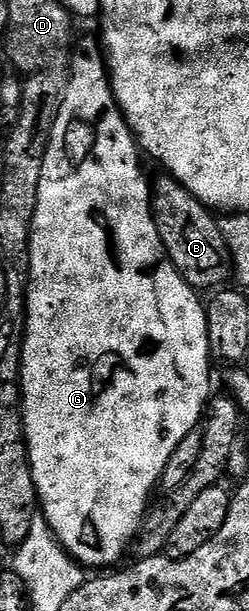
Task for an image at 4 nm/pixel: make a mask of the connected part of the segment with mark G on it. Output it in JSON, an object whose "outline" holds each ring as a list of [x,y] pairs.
{"outline":[[[98,44],[83,45],[80,49],[78,46],[71,55],[71,78],[67,80],[67,86],[63,92],[63,98],[51,128],[51,138],[45,151],[45,163],[41,167],[41,183],[37,191],[37,211],[33,215],[33,223],[31,224],[31,270],[27,273],[27,334],[23,337],[23,365],[19,368],[19,379],[21,382],[21,404],[23,406],[23,436],[27,439],[27,462],[31,464],[33,483],[39,496],[38,508],[41,510],[43,518],[49,523],[53,535],[63,544],[63,550],[88,570],[99,569],[95,571],[107,571],[112,567],[118,566],[115,564],[122,559],[123,552],[126,554],[130,550],[132,541],[135,540],[139,533],[143,516],[145,516],[149,506],[152,504],[153,496],[151,497],[151,492],[156,492],[159,489],[159,481],[163,477],[163,472],[173,455],[173,451],[177,451],[177,443],[181,443],[181,439],[185,439],[189,434],[196,432],[197,426],[204,420],[205,410],[213,393],[213,390],[211,390],[213,358],[209,347],[209,335],[207,334],[207,310],[204,302],[202,300],[199,302],[200,294],[191,288],[191,284],[179,274],[177,267],[173,267],[173,263],[167,257],[165,247],[161,243],[161,235],[157,231],[155,216],[151,213],[152,186],[149,184],[149,177],[147,181],[146,175],[143,174],[143,165],[139,162],[139,157],[141,158],[141,150],[136,142],[135,135],[131,132],[131,128],[127,126],[127,120],[123,118],[123,112],[119,110],[119,104],[115,101],[115,93],[111,90],[111,78],[107,72],[107,62],[102,48]]]}

